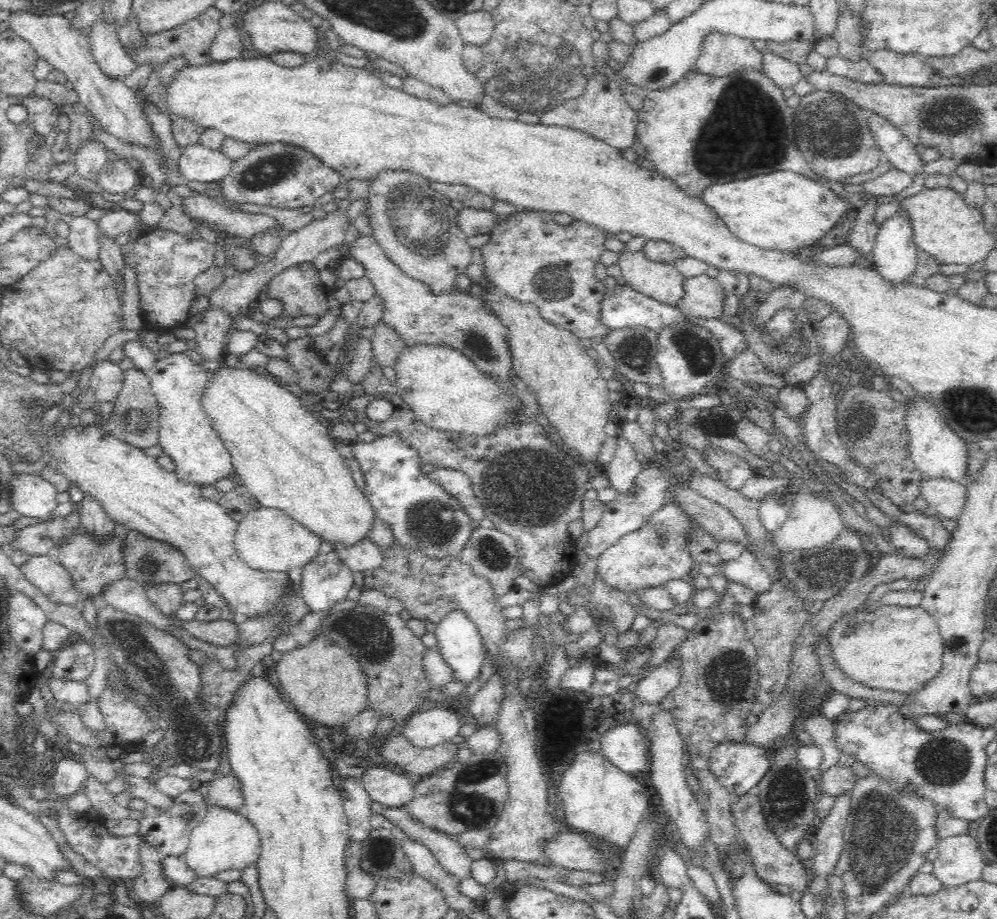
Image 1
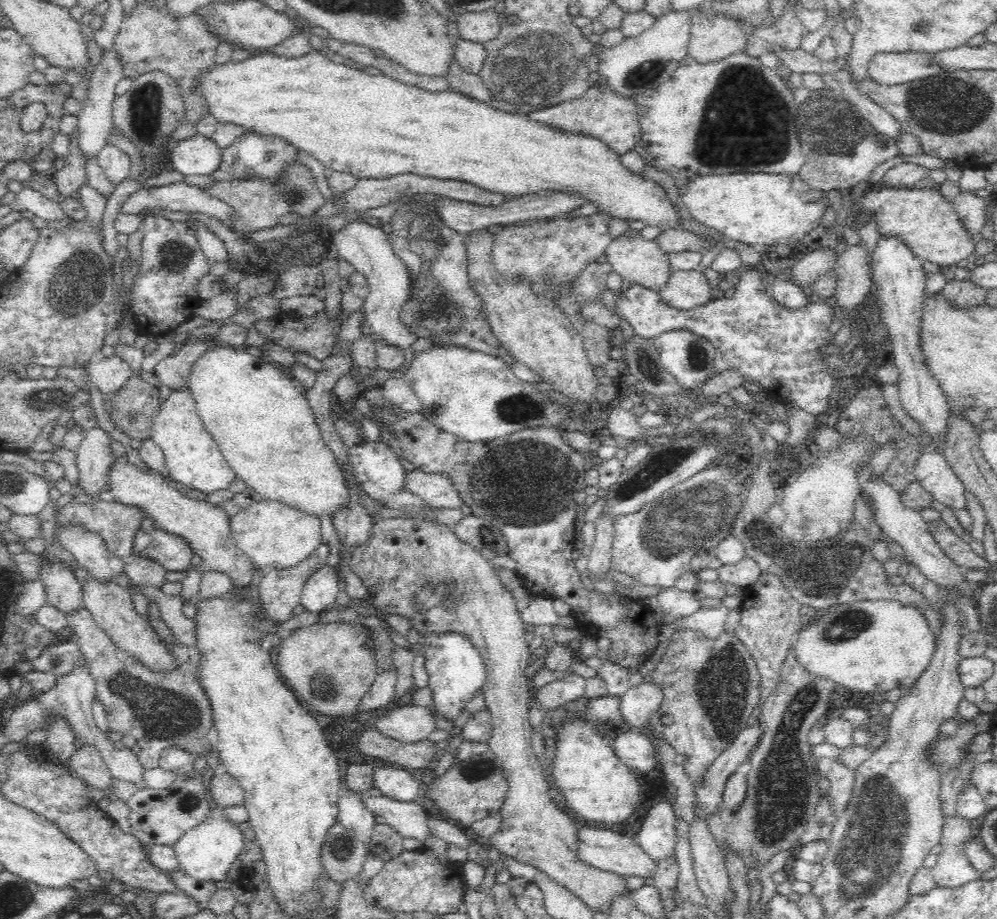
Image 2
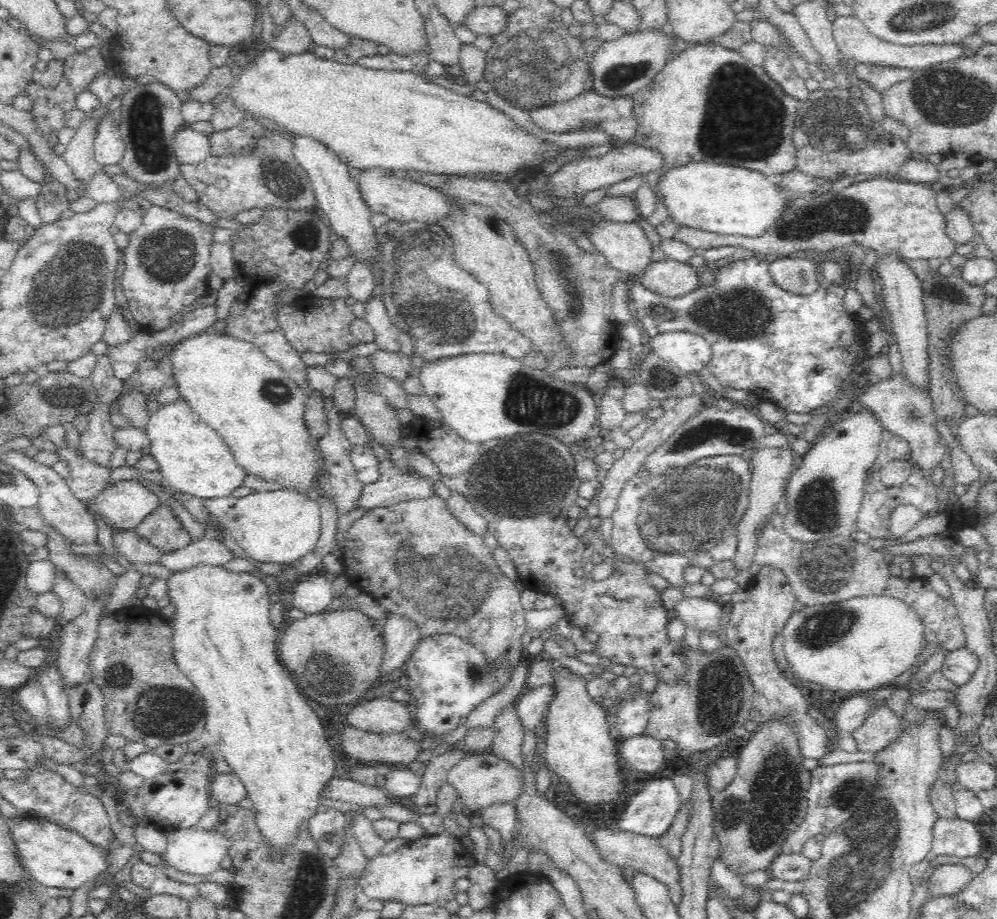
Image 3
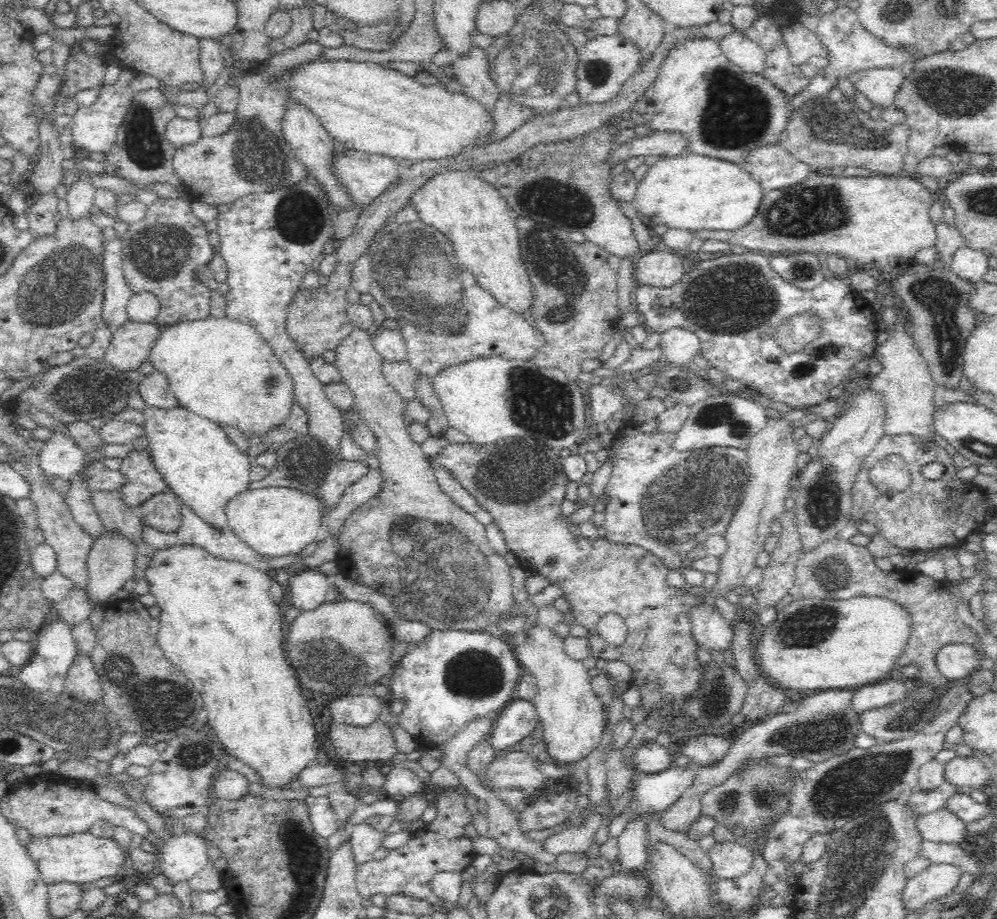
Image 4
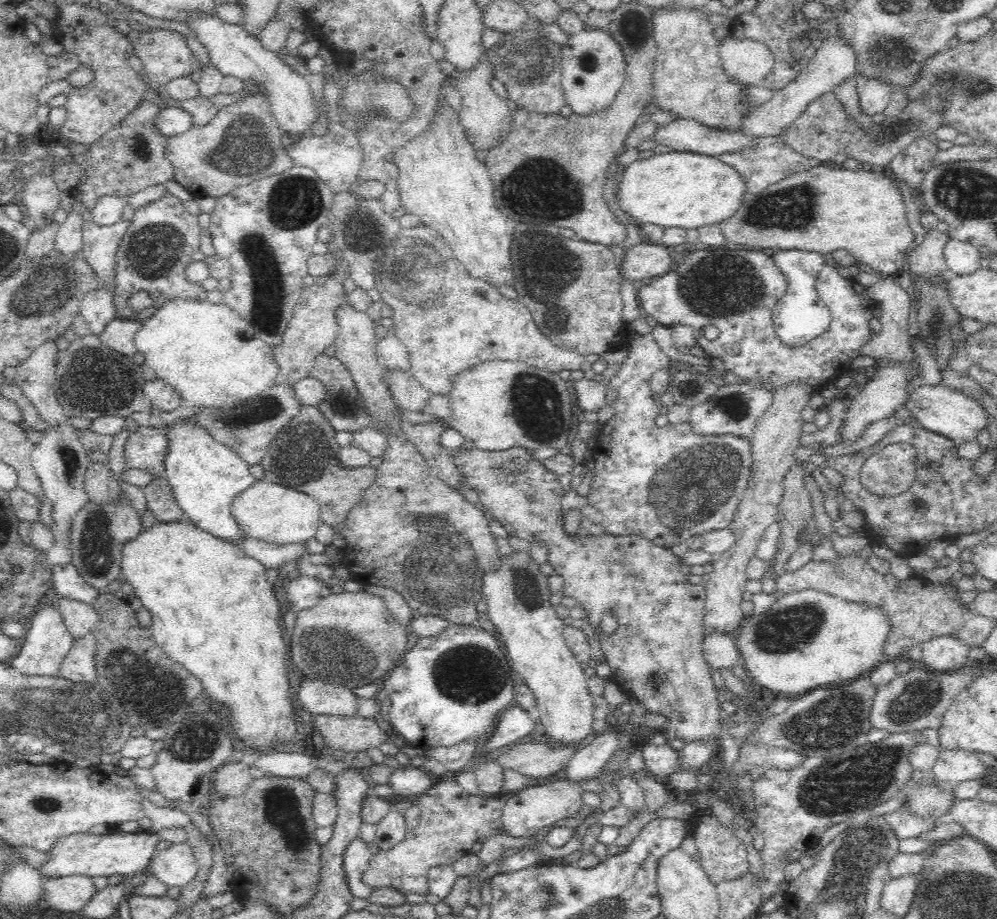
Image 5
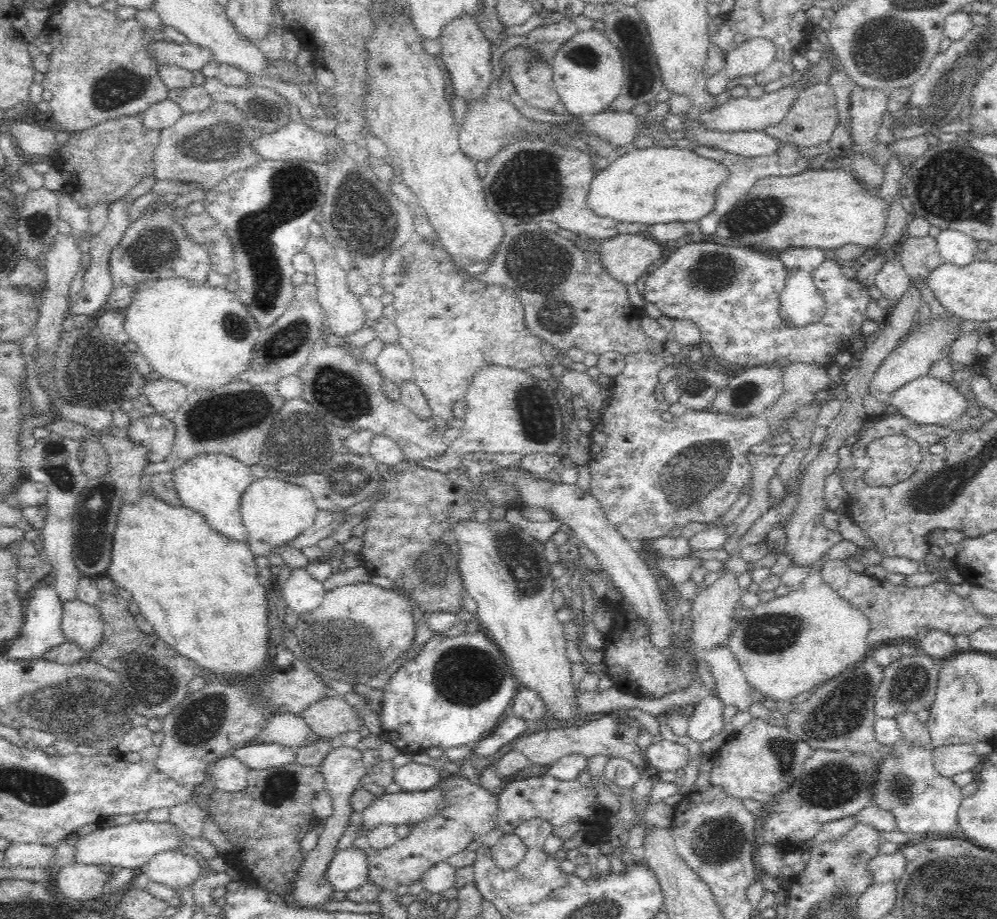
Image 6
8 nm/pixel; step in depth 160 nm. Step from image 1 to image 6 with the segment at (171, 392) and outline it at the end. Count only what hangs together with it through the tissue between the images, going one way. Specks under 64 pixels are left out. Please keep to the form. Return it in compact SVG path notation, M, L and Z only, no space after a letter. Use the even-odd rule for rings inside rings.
M204 454L186 462L173 476L181 506L202 516L208 527L218 535L248 543L249 537L240 513L242 496L255 481L248 466L224 454Z

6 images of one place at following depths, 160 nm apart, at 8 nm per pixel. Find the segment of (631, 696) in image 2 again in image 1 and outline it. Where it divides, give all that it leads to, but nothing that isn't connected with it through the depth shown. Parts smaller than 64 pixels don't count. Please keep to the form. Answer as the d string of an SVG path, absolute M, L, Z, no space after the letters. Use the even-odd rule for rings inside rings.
M666 660L647 675L638 677L629 691L638 704L657 705L679 683L680 675L679 664Z

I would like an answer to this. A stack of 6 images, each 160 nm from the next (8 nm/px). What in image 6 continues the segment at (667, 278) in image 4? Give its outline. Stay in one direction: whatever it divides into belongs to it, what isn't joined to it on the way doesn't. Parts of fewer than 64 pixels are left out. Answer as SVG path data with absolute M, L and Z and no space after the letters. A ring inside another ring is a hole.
M616 233L616 236L596 240L578 235L572 238L572 244L589 254L595 254L604 271L614 280L624 284L634 284L644 272L648 272L650 266L657 264L657 260L662 256L659 243L648 239L644 233L638 235Z

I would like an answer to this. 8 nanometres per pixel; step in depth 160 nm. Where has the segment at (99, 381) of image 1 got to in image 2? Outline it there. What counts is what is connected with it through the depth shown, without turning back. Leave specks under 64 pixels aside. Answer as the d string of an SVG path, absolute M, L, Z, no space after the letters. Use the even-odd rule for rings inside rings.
M116 354L109 357L99 355L84 368L89 382L98 388L104 398L111 397L132 376L132 365Z

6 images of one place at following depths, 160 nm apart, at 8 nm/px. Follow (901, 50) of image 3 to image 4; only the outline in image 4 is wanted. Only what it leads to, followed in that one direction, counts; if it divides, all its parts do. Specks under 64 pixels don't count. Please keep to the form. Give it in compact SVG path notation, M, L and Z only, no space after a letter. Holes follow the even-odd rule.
M840 5L833 12L823 14L819 19L815 19L811 14L804 14L799 20L802 26L806 27L810 32L813 32L824 46L826 46L826 66L817 70L816 76L812 76L808 80L807 85L798 92L795 92L789 97L789 113L798 110L804 102L824 96L836 87L838 78L847 78L854 74L854 72L864 71L872 68L896 68L907 69L909 65L914 63L914 56L912 53L906 51L896 51L873 35L870 35L858 23L857 15L854 10L850 10L846 6Z

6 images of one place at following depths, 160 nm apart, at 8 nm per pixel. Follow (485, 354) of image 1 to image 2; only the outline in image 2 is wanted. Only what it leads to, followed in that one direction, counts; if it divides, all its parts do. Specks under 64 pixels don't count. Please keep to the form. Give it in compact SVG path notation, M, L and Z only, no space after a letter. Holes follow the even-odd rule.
M350 218L350 222L342 230L331 231L329 234L331 252L340 259L347 260L360 272L369 286L368 296L361 308L370 326L371 334L390 346L401 349L411 348L414 340L413 332L399 322L399 308L405 303L411 291L411 280L408 269L395 255L388 236L381 228L376 228L364 222L362 218Z

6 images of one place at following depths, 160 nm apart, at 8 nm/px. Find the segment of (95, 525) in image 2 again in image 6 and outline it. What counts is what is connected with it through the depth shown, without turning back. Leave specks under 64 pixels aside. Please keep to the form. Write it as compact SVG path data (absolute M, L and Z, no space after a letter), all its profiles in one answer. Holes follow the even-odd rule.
M156 412L150 416L138 415L126 429L126 438L150 449L149 462L164 461L170 455L175 437L175 426L170 415Z

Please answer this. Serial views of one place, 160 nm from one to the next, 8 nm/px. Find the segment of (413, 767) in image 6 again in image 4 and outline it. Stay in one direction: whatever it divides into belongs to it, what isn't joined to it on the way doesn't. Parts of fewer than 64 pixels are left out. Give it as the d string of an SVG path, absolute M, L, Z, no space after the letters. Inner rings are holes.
M395 765L385 770L386 778L383 784L386 797L405 799L423 792L421 777L401 765Z

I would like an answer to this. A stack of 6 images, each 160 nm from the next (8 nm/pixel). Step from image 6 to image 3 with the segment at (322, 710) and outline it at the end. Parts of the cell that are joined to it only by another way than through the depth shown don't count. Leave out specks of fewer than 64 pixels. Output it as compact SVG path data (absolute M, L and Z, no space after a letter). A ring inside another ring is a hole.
M346 727L340 732L340 746L342 752L352 760L364 760L364 762L388 762L388 764L406 764L410 767L418 767L417 757L421 751L421 742L410 739L404 732L373 733L359 728Z

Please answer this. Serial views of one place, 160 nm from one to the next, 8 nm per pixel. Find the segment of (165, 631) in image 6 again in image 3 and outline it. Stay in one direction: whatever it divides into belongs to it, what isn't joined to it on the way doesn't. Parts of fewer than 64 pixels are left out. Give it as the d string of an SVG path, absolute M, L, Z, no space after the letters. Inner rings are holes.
M200 563L186 567L181 571L172 571L166 578L166 594L168 600L174 604L174 615L171 616L171 655L173 661L178 668L191 680L196 687L198 694L205 703L205 728L214 740L214 748L218 755L230 765L231 772L236 773L242 784L246 787L247 797L252 799L253 808L256 811L256 824L258 829L262 831L264 839L268 841L268 845L272 848L279 848L283 851L291 845L297 828L304 823L308 824L311 814L315 808L320 805L321 788L326 781L334 774L336 768L335 760L332 758L332 749L324 737L324 728L320 723L320 718L302 698L302 694L298 692L294 680L290 678L288 670L282 665L280 657L278 657L278 636L282 627L276 627L270 622L270 596L268 596L268 586L256 576L252 574L252 570L247 572L230 572L224 565L212 565Z

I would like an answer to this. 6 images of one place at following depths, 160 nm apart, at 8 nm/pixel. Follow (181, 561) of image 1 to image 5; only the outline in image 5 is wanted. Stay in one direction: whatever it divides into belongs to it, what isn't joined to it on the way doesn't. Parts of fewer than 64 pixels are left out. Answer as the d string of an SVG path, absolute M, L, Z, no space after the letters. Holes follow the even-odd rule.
M164 475L155 478L143 489L147 509L161 522L172 522L186 518L176 503L172 488Z

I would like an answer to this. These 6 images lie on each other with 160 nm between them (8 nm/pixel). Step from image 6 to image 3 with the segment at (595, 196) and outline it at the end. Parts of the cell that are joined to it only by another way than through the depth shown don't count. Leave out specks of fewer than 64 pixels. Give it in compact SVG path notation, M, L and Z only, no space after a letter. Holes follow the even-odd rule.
M703 160L688 161L662 171L656 194L666 206L670 220L679 227L750 237L758 236L758 232L774 224L785 205L782 200L786 200L762 172Z

